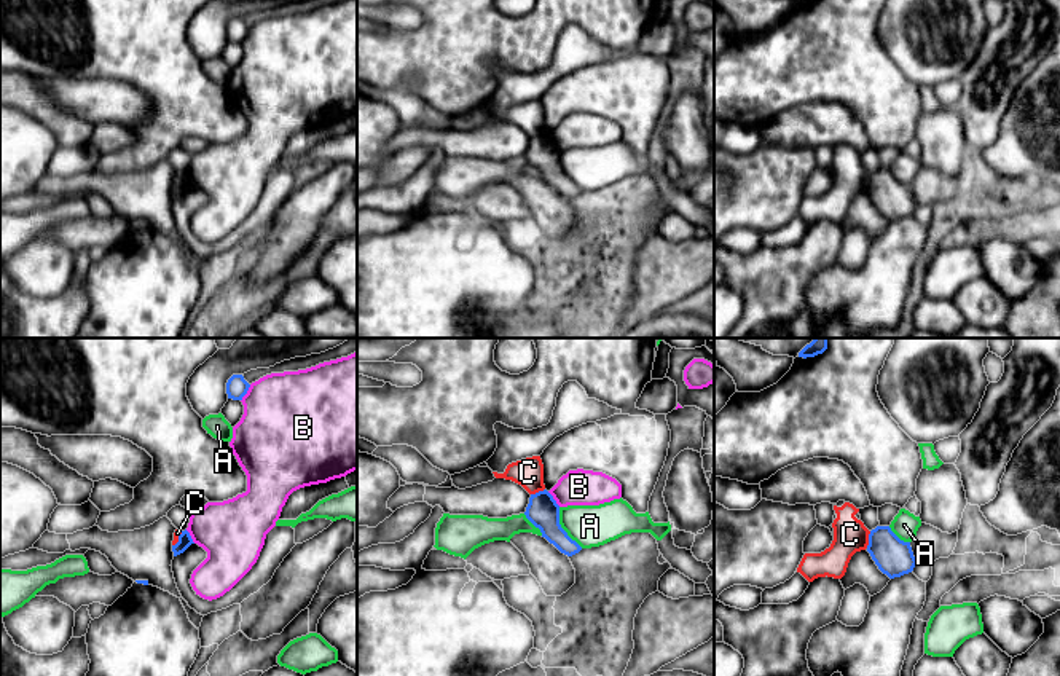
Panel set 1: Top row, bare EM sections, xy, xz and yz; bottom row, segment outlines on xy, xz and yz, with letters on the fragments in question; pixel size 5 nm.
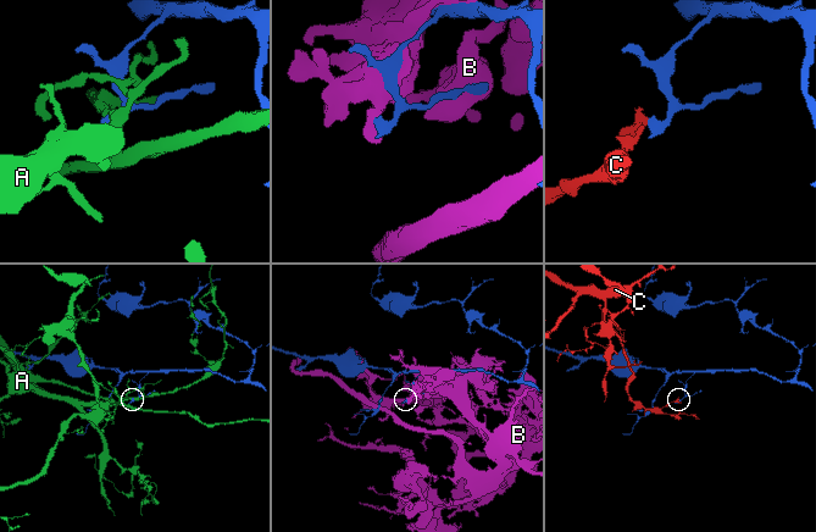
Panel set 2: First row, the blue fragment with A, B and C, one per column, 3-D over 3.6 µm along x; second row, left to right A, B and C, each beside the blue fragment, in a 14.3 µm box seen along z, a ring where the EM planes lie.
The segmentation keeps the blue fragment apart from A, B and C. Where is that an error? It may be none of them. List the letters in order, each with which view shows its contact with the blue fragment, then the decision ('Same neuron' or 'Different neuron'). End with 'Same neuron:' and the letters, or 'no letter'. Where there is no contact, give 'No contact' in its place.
A: Touches blue in xz. Different neuron
B: Touches blue in xy. Different neuron
C: Touches blue in yz. Different neuron
Same neuron: no letter

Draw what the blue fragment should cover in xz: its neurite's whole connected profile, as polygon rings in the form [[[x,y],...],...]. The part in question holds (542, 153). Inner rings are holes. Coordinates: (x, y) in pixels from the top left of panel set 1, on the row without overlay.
[[[547,132],[531,137],[524,158],[540,172],[542,180],[553,187],[561,196],[572,199],[582,193],[561,171],[559,148]]]

